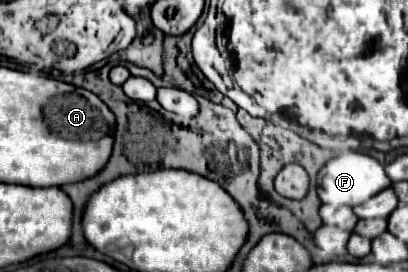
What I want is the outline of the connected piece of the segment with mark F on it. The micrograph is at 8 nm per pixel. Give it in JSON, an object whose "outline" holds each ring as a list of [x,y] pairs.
{"outline":[[[344,151],[320,169],[318,195],[320,195],[322,203],[328,203],[328,205],[356,207],[356,205],[368,201],[370,197],[374,197],[376,193],[384,191],[386,187],[390,187],[390,183],[392,181],[384,173],[384,167],[374,157],[360,153],[360,151]]]}

